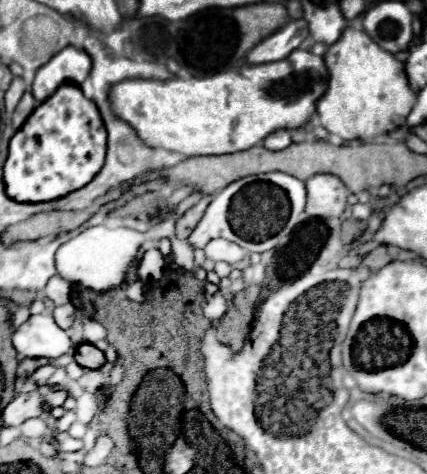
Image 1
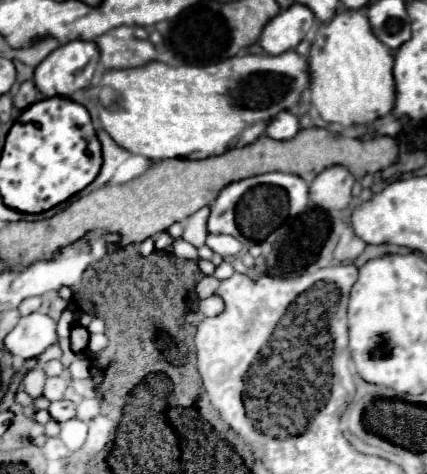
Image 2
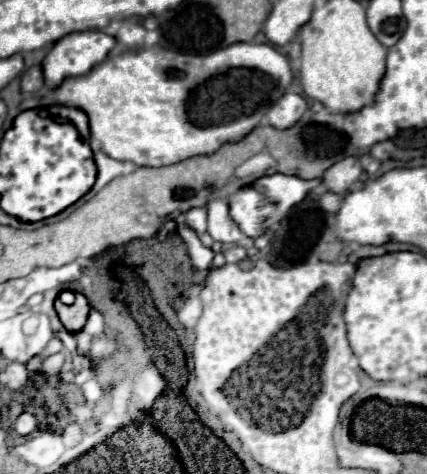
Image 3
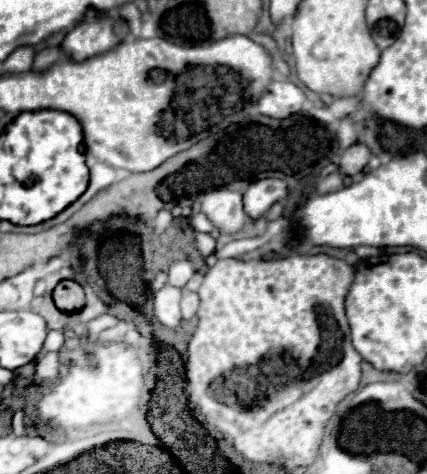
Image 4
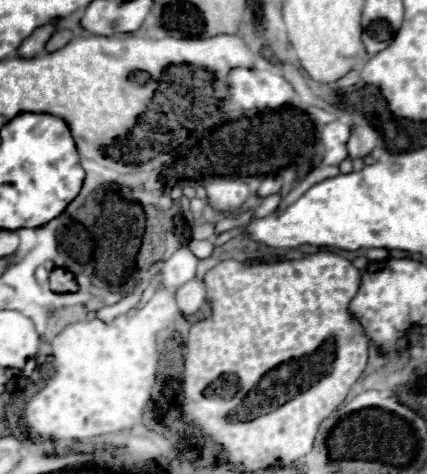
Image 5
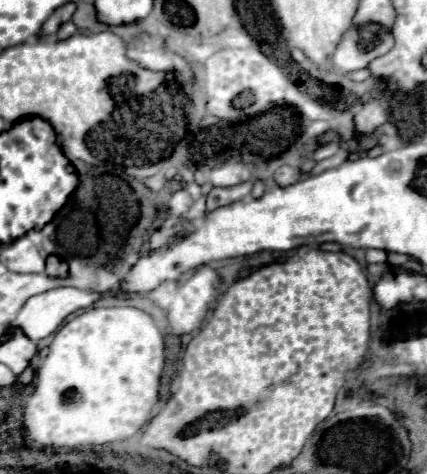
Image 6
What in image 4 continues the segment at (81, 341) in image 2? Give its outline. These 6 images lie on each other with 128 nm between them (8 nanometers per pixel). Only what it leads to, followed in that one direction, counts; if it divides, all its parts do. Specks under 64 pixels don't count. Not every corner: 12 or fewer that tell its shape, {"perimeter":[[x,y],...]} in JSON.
{"perimeter":[[74,280],[54,288],[54,304],[66,314],[82,310],[84,288]]}

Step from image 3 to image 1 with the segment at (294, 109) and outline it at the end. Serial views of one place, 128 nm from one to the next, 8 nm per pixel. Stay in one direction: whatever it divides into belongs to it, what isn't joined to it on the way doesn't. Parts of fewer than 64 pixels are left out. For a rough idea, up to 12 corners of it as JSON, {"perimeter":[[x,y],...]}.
{"perimeter":[[288,130],[266,136],[264,146],[272,152],[292,144]]}

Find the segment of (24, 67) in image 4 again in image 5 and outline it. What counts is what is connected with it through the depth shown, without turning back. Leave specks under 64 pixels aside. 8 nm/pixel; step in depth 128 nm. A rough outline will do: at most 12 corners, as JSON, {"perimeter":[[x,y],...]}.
{"perimeter":[[54,24],[38,28],[20,44],[18,56],[34,58],[44,54]]}

